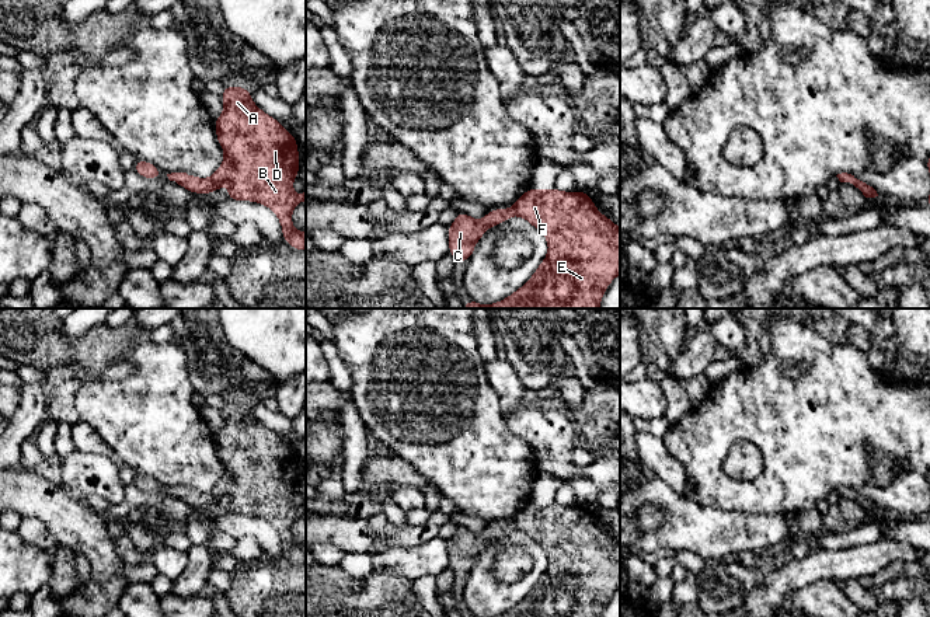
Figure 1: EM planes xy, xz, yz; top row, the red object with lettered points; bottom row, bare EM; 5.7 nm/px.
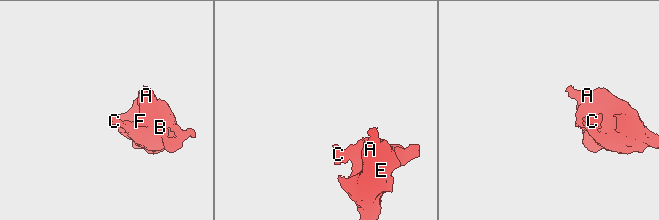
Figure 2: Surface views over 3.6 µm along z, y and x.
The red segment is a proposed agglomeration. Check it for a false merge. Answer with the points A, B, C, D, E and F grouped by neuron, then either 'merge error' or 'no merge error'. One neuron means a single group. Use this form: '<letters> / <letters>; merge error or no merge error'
A B C D E F; no merge error

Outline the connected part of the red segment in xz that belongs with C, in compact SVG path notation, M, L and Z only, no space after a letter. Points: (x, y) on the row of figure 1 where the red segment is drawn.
M529 188L519 196L512 208L491 209L481 220L474 220L464 212L447 229L449 254L456 262L467 262L474 252L476 243L484 233L502 224L512 216L526 219L540 230L547 243L548 252L532 278L511 296L494 304L481 306L478 301L463 301L464 308L599 308L603 293L620 273L620 229L603 216L586 192L562 192L555 188Z

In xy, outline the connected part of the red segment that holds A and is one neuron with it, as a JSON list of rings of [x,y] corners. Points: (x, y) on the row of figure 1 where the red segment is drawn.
[[[227,86],[220,98],[224,111],[215,119],[215,129],[224,151],[222,165],[210,178],[171,172],[168,179],[191,194],[213,194],[227,184],[226,201],[268,206],[281,222],[283,240],[306,251],[306,233],[293,229],[290,216],[302,201],[306,203],[306,188],[302,199],[292,191],[300,165],[296,137],[254,104],[250,90]]]

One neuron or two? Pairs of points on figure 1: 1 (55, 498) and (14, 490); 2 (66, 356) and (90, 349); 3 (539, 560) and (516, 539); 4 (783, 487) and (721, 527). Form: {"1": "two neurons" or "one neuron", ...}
{"1": "one neuron", "2": "one neuron", "3": "one neuron", "4": "two neurons"}

